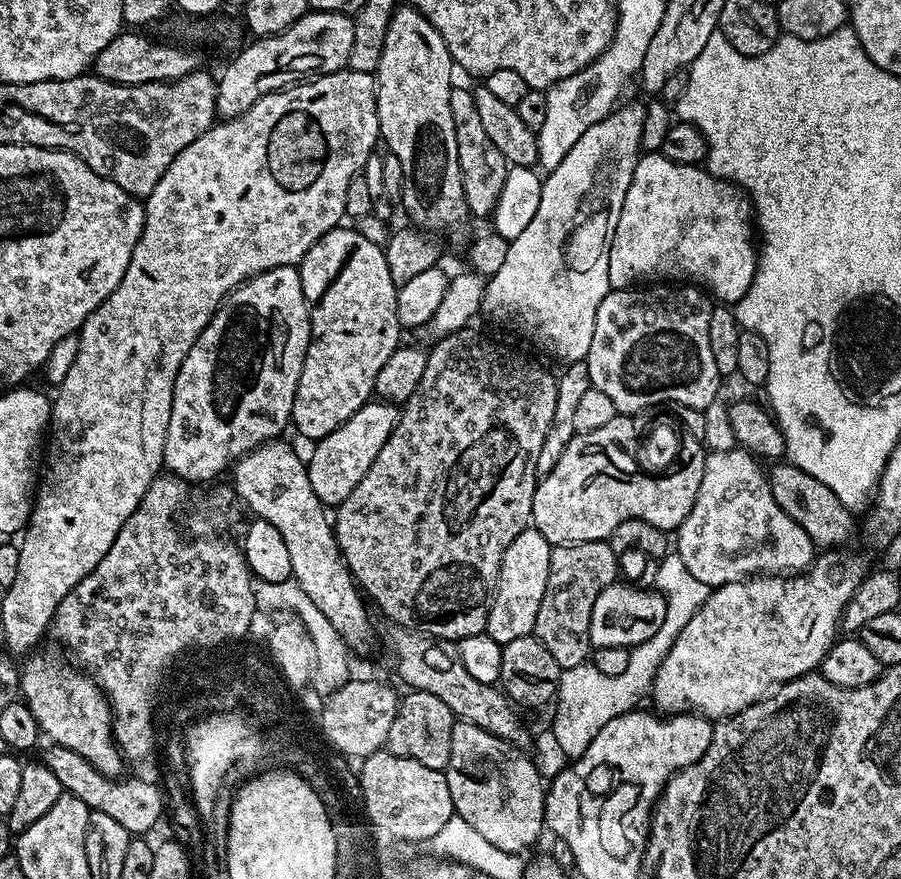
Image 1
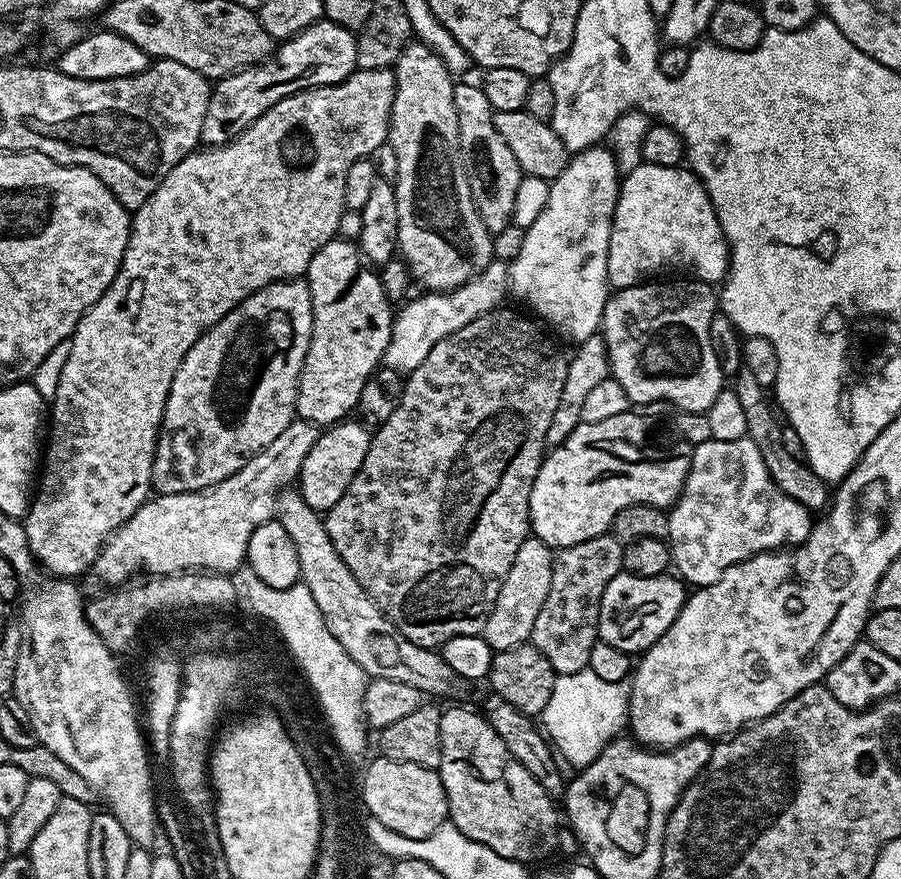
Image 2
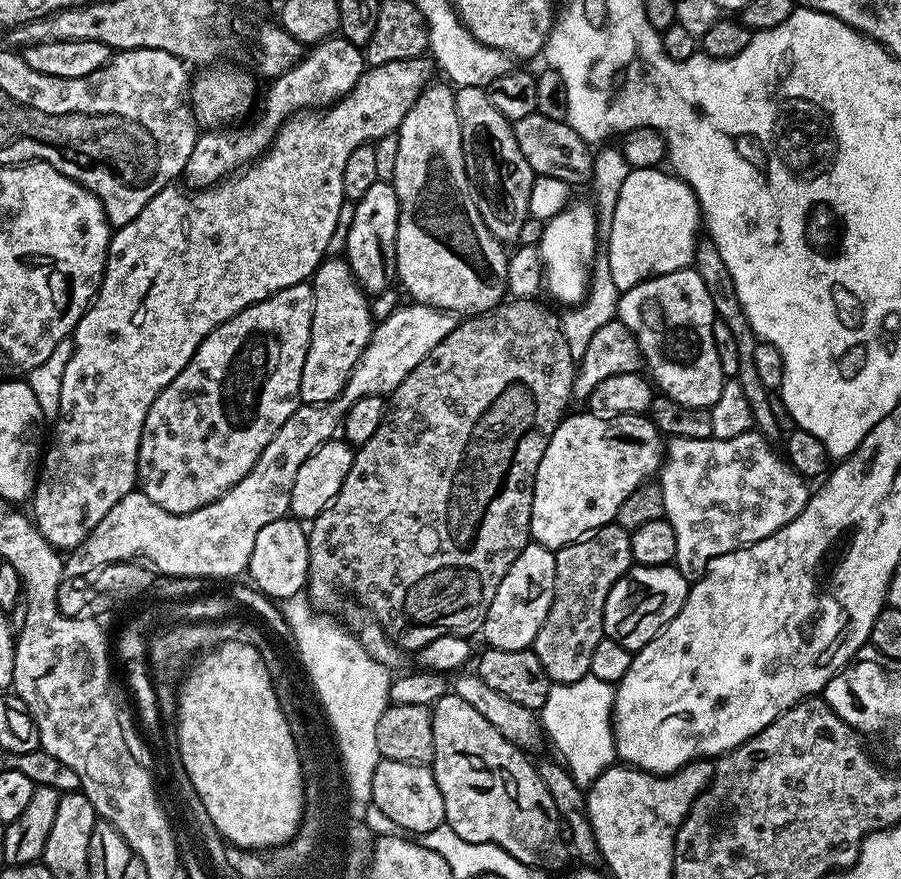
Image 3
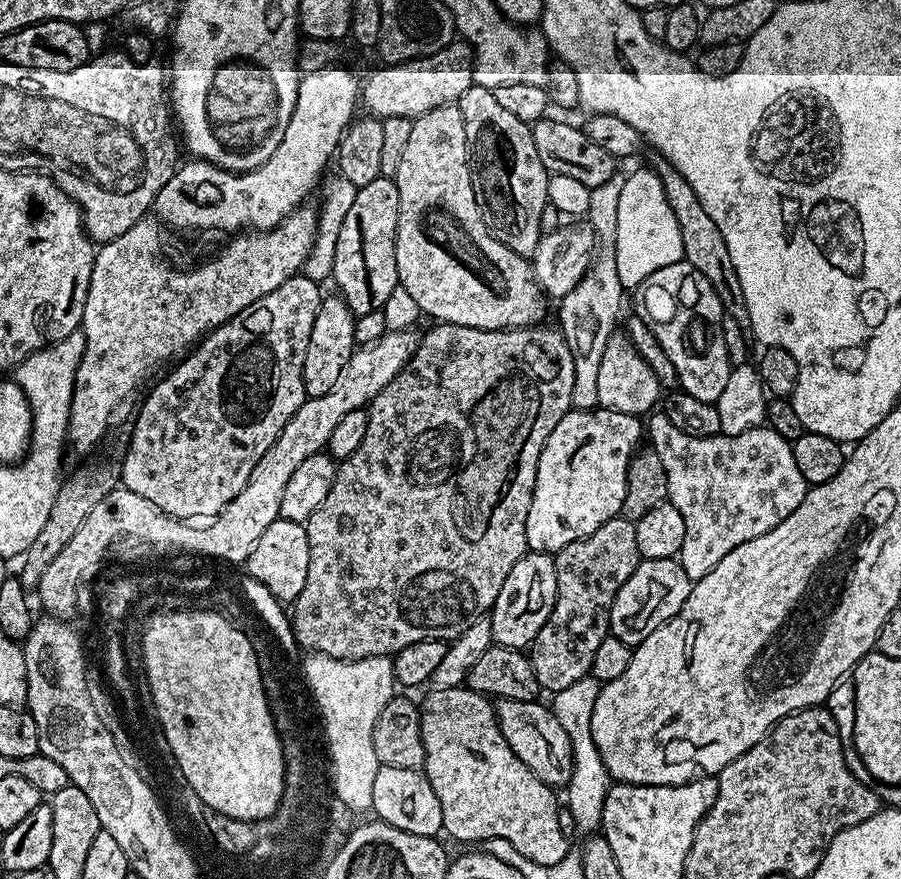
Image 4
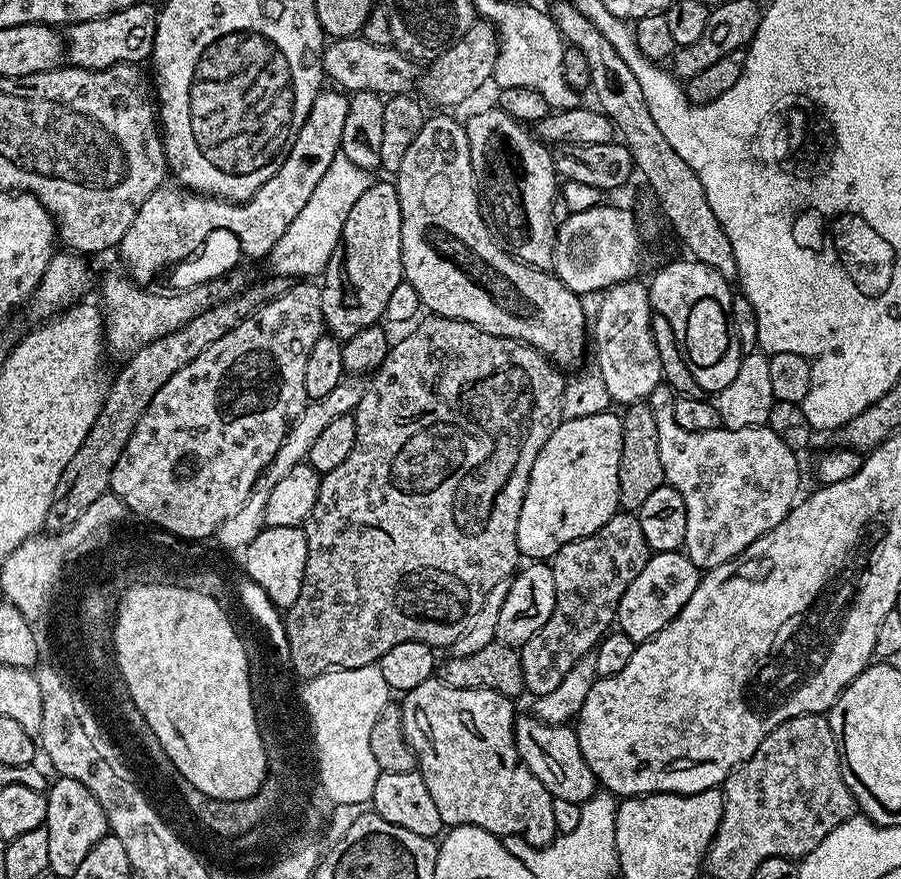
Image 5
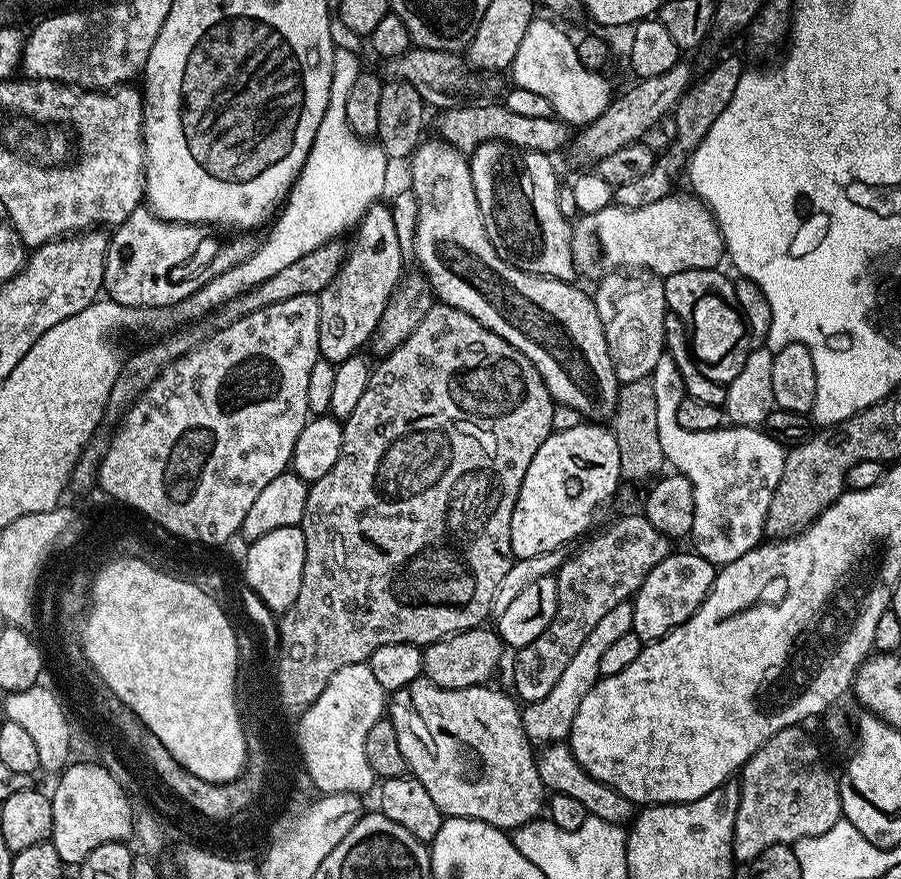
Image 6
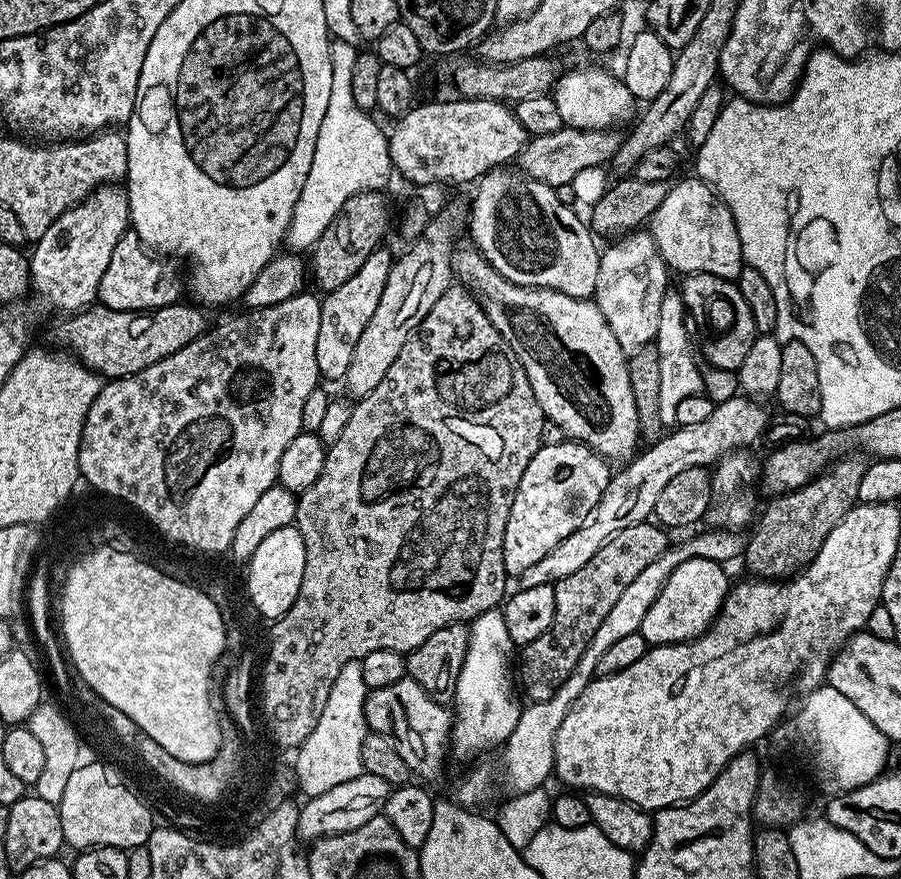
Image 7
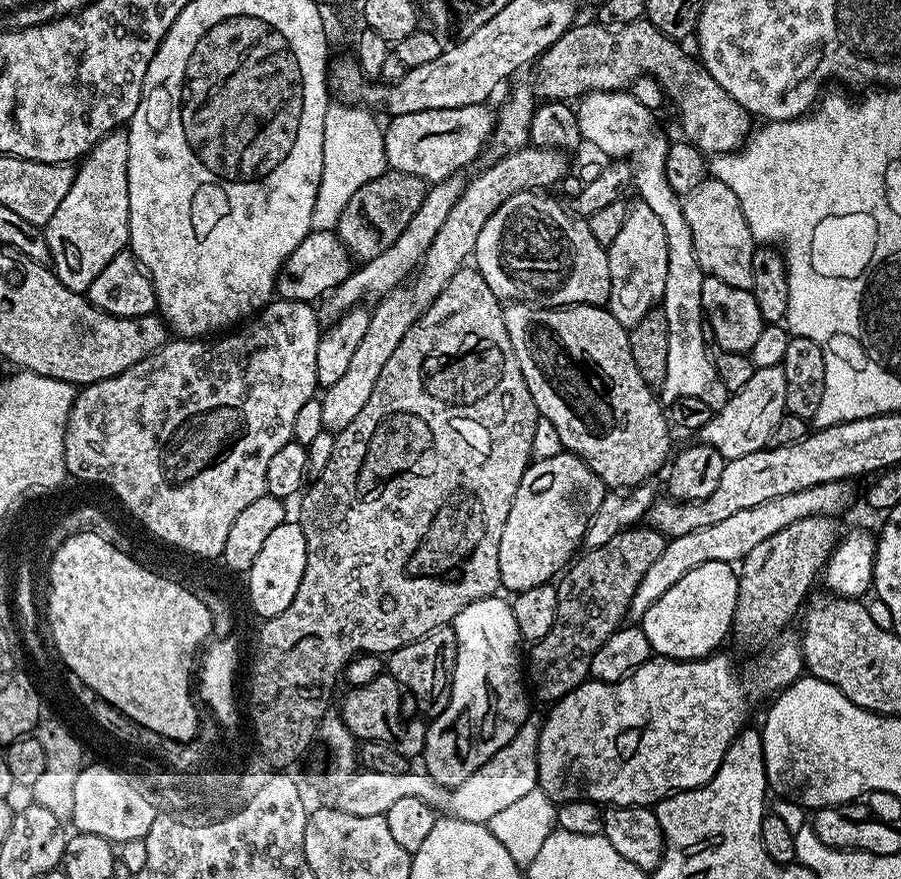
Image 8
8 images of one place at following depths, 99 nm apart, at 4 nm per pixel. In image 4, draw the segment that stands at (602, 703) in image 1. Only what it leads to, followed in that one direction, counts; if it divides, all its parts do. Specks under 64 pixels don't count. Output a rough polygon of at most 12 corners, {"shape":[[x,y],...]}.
{"shape":[[589,674],[555,693],[552,713],[573,748],[566,807],[595,833],[614,783],[590,718],[600,681]]}

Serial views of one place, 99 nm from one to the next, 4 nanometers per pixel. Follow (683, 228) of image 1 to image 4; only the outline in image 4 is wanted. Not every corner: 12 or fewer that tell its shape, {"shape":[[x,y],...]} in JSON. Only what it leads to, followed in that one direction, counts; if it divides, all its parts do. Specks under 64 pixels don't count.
{"shape":[[651,167],[618,201],[617,268],[634,290],[684,259],[682,230]]}

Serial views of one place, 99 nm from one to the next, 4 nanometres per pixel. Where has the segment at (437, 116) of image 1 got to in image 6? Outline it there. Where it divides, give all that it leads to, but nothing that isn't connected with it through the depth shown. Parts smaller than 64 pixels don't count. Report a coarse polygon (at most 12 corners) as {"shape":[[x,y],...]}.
{"shape":[[410,157],[435,299],[526,354],[557,405],[616,415],[595,299],[501,258],[469,157]]}

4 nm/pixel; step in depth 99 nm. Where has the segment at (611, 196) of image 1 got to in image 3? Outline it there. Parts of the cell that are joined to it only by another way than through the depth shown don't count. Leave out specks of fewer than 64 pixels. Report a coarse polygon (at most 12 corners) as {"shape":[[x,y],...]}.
{"shape":[[569,203],[544,225],[543,287],[563,306],[588,294],[596,209]]}

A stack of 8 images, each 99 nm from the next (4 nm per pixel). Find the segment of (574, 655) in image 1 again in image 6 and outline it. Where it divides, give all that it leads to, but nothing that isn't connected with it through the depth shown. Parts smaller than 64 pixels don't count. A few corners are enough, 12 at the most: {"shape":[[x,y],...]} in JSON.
{"shape":[[624,516],[554,573],[550,626],[515,649],[524,704],[554,690],[578,646],[673,551]]}

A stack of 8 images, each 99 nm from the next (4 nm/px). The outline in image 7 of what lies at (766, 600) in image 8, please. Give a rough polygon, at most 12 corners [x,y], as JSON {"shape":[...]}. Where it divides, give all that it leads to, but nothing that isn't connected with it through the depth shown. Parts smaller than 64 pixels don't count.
{"shape":[[837,459],[762,508],[742,553],[779,581],[858,503],[869,461]]}

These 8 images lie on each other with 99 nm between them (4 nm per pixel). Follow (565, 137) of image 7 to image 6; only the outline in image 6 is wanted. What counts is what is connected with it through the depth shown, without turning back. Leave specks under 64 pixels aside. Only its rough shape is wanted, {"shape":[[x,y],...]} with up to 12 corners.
{"shape":[[687,62],[617,95],[570,144],[595,162],[643,141],[693,78]]}

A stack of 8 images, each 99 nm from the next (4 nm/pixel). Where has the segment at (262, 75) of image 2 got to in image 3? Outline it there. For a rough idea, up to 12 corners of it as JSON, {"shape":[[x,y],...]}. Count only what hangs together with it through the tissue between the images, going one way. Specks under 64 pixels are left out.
{"shape":[[339,34],[267,85],[252,128],[197,135],[196,190],[257,159],[301,110],[335,104],[364,71]]}

